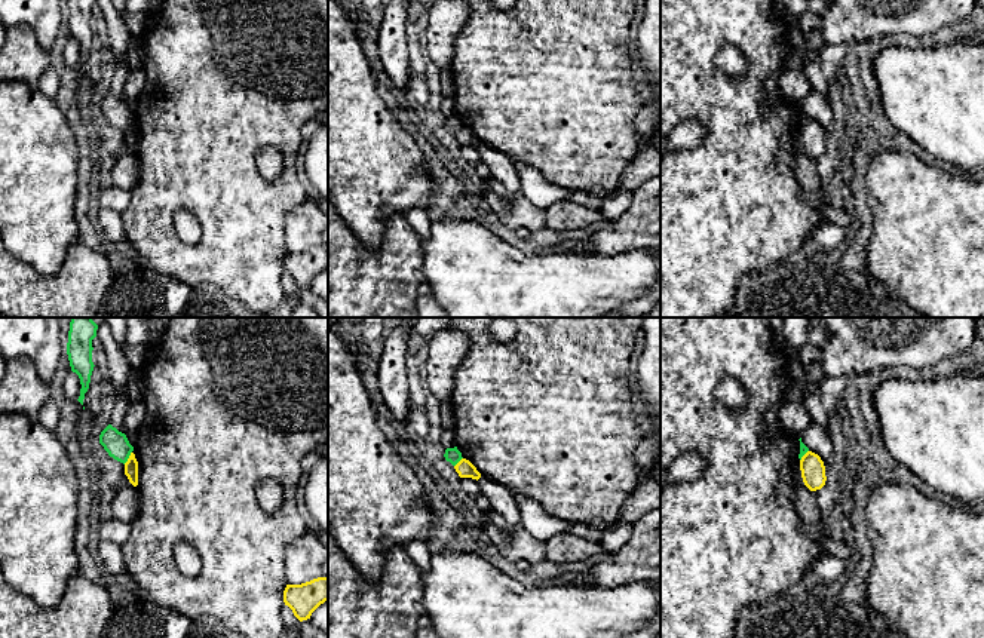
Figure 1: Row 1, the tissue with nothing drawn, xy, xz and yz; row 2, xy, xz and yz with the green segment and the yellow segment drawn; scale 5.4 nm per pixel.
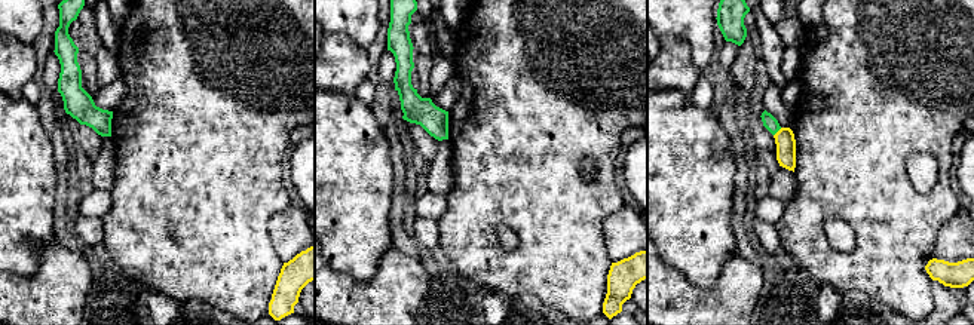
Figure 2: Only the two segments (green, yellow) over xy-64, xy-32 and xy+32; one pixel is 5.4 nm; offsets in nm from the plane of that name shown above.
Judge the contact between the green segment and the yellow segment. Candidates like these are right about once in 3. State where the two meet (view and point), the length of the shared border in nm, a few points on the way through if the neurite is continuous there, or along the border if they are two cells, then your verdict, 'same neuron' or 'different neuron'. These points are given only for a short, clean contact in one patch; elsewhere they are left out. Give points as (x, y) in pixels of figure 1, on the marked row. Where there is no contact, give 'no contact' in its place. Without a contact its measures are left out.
xy (128, 457) | 80 nm | along xy (131, 451), (123, 463) | different neuron

